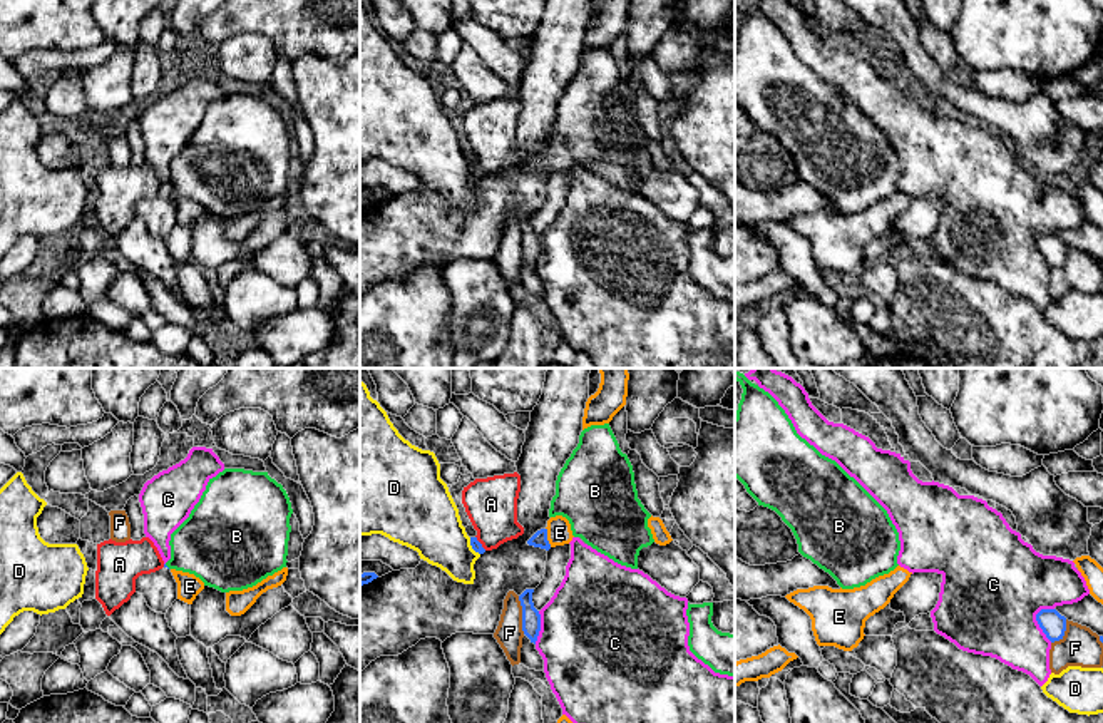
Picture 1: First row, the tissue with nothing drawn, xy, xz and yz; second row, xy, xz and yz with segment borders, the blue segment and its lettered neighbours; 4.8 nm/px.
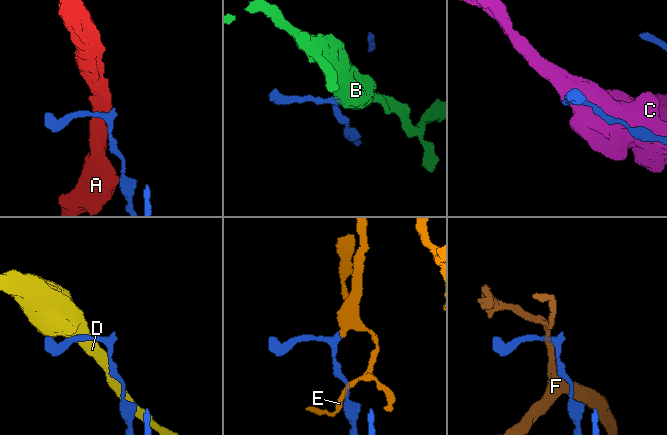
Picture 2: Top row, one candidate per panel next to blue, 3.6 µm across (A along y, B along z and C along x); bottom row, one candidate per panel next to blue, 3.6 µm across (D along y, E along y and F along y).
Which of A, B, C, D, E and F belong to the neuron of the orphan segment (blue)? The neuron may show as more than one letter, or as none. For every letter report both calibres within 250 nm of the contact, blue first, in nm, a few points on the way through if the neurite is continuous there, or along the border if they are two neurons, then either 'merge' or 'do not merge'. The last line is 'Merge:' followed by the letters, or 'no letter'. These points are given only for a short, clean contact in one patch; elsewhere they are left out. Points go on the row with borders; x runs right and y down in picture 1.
A: calibres 50 and 260 nm; border xz (476, 536), (486, 549); do not merge
B: calibres 20 and 340 nm; border xy (164, 564), (169, 568); do not merge
C: calibres 120 and 460 nm; do not merge
D: calibres 50 and 320 nm; do not merge
E: calibres 80 and 120 nm; way xz (539, 539), (546, 538), (559, 533); merge
F: calibres 100 and 130 nm; do not merge
Merge: E

